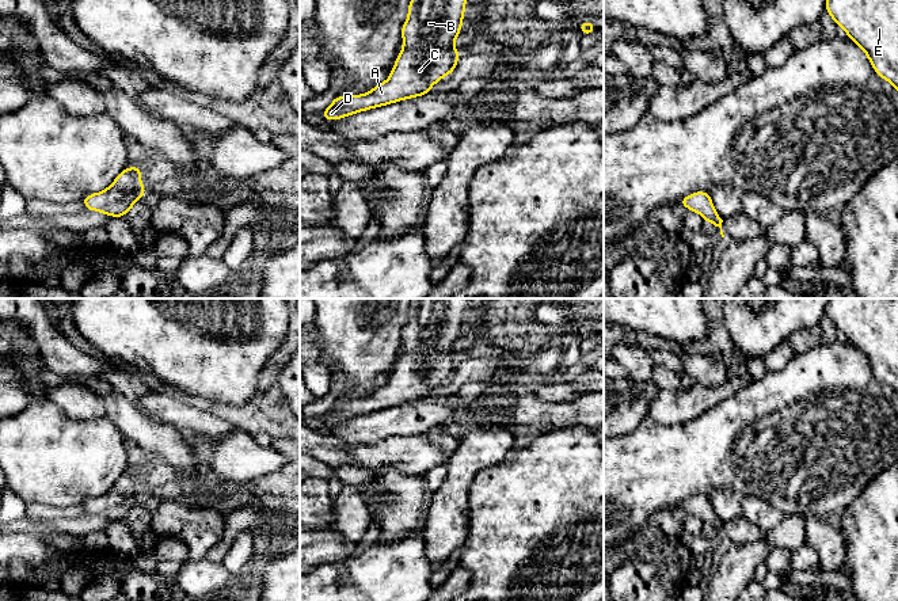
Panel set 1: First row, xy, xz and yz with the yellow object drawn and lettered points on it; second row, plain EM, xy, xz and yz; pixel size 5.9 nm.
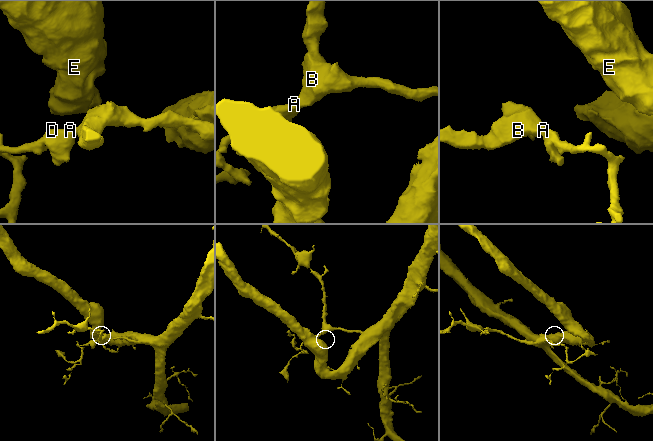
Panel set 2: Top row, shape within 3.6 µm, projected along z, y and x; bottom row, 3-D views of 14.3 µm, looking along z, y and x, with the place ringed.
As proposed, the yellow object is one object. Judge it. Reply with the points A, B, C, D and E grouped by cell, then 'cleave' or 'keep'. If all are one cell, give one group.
groups A B C D E; keep

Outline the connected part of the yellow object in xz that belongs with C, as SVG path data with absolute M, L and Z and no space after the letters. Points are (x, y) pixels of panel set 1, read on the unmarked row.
M412 298L408 309L408 322L402 330L403 354L396 361L389 383L376 389L368 398L347 402L338 399L321 416L323 422L335 425L373 411L429 399L431 389L441 385L445 379L452 379L457 369L460 355L453 351L453 346L458 342L463 331L467 300Z

